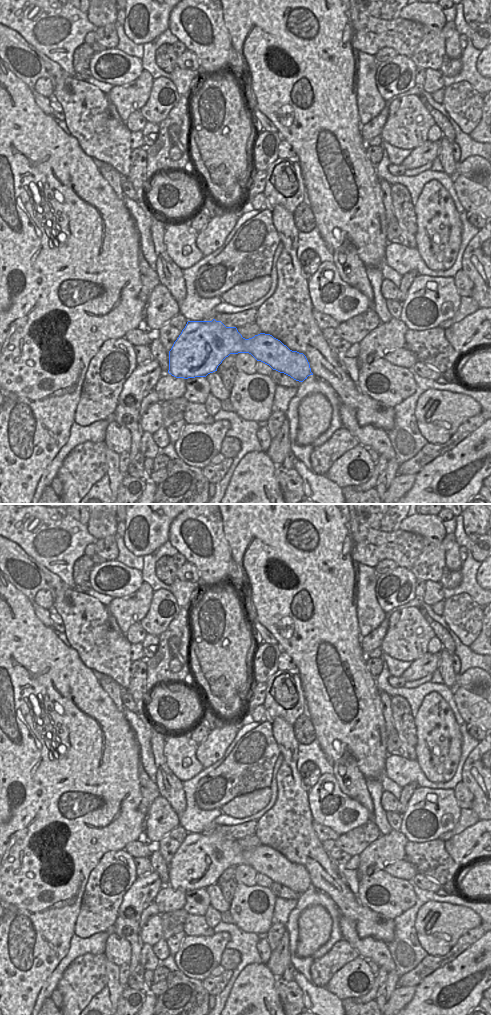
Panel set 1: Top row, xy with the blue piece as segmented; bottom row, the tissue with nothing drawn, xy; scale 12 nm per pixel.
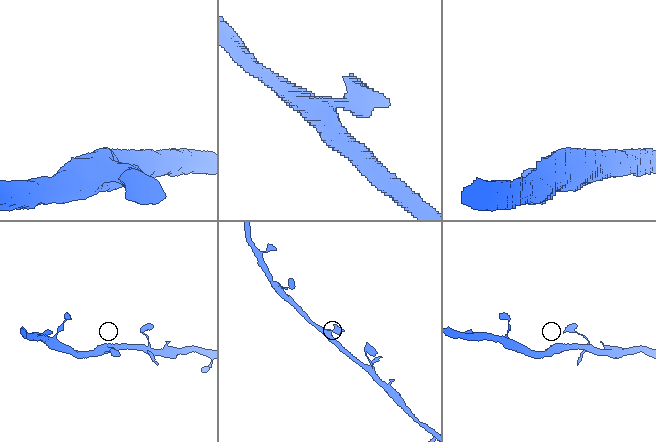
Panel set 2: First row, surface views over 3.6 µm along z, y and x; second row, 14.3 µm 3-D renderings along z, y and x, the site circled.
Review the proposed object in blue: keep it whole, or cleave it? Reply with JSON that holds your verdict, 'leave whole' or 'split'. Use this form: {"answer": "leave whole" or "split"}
{"answer": "leave whole"}

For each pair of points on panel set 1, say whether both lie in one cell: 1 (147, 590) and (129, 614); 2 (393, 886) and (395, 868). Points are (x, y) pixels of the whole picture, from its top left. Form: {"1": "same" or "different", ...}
{"1": "same", "2": "different"}

